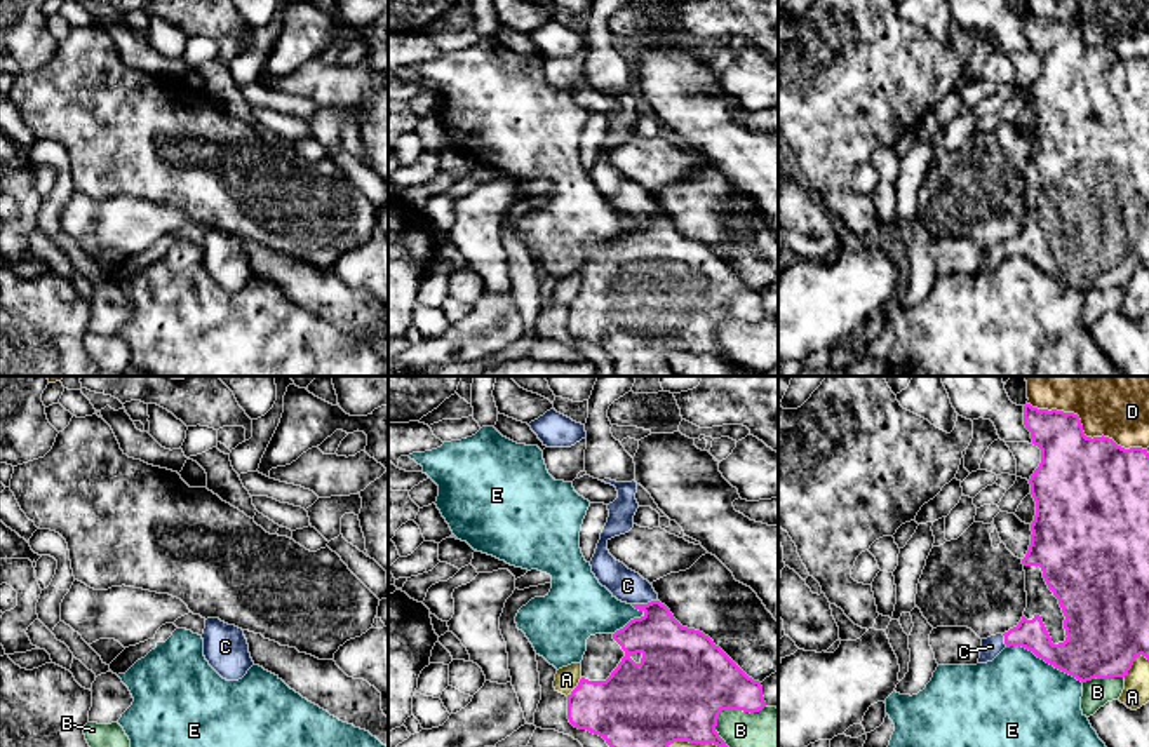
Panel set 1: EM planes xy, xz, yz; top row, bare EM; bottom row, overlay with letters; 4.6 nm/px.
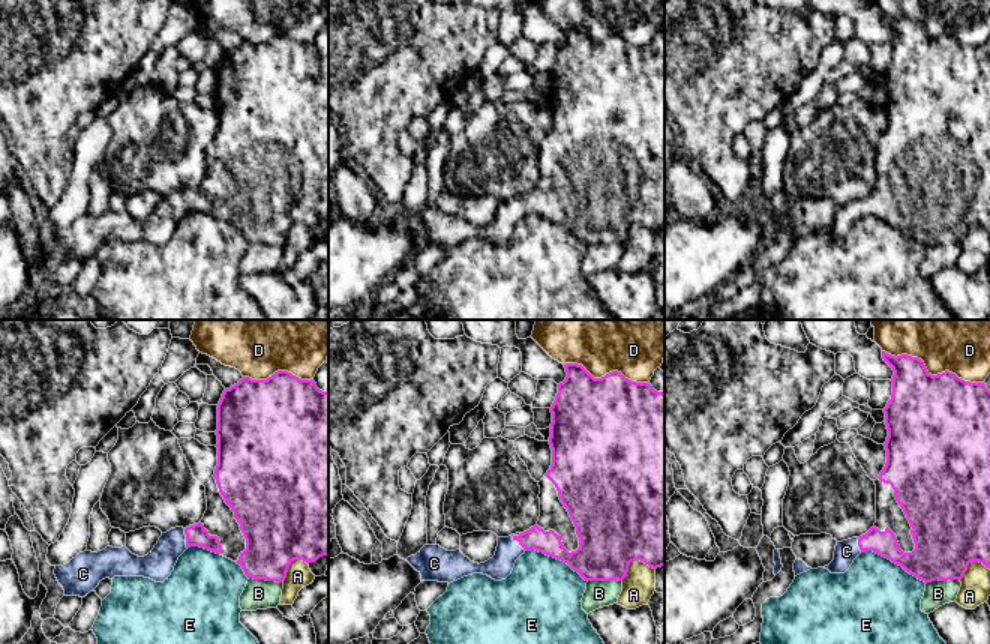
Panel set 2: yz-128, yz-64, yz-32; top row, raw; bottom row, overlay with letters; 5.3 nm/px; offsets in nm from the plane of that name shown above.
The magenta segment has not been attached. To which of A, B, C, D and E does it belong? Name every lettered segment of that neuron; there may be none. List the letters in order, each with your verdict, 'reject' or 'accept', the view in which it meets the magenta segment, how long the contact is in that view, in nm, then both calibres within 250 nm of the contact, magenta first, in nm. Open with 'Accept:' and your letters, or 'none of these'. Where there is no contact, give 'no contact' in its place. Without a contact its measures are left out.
Accept: C
A: reject | yz | 150 nm | 380/120 nm
B: reject | xz | 320 nm | 320/220 nm
C: accept | xz | 120 nm | 260/150 nm
D: reject | yz | 600 nm | 440/240 nm
E: reject | yz | 400 nm | 280/480 nm

